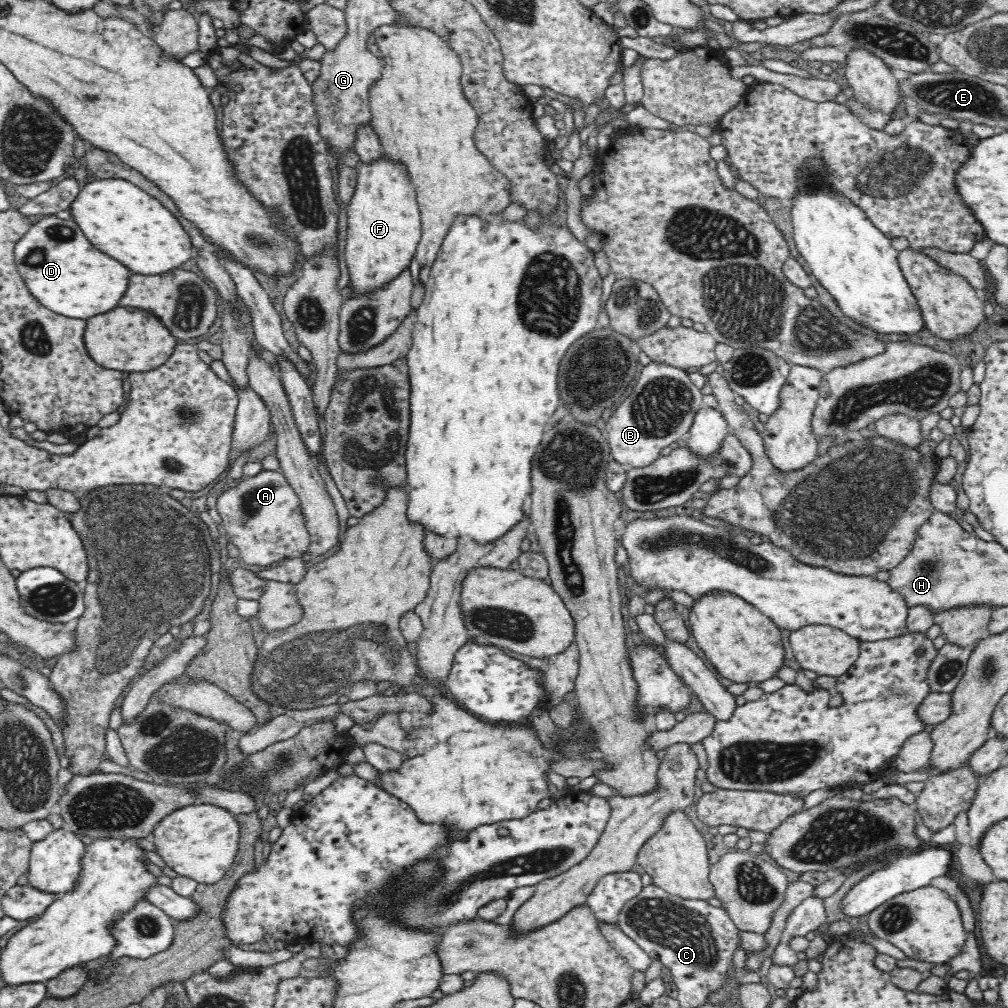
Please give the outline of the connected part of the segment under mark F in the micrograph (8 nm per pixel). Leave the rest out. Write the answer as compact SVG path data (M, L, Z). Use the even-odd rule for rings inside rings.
M385 152L375 159L357 165L358 184L348 203L346 213L346 242L343 253L346 255L347 266L350 271L351 281L354 286L352 293L363 293L375 289L381 284L396 278L404 267L408 267L412 256L415 255L419 244L421 229L421 214L417 206L417 198L409 174L403 164L391 162Z

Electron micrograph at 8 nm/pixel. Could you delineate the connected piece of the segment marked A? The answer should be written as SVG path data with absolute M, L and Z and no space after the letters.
M263 468L255 476L222 492L216 504L222 517L219 529L236 545L245 563L268 568L285 557L302 557L309 551L311 538L300 500L282 473Z

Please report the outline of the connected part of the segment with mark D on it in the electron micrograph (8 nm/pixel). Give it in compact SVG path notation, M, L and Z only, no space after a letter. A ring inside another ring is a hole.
M55 215L43 216L28 228L28 232L15 244L14 259L20 277L27 282L28 292L31 292L40 304L60 316L82 320L116 308L118 300L126 290L130 274L120 262L108 258L106 254L100 254L84 238L74 220L60 220ZM50 228L52 232L55 231L53 238L48 234ZM60 232L63 236L72 236L68 240L62 240Z

